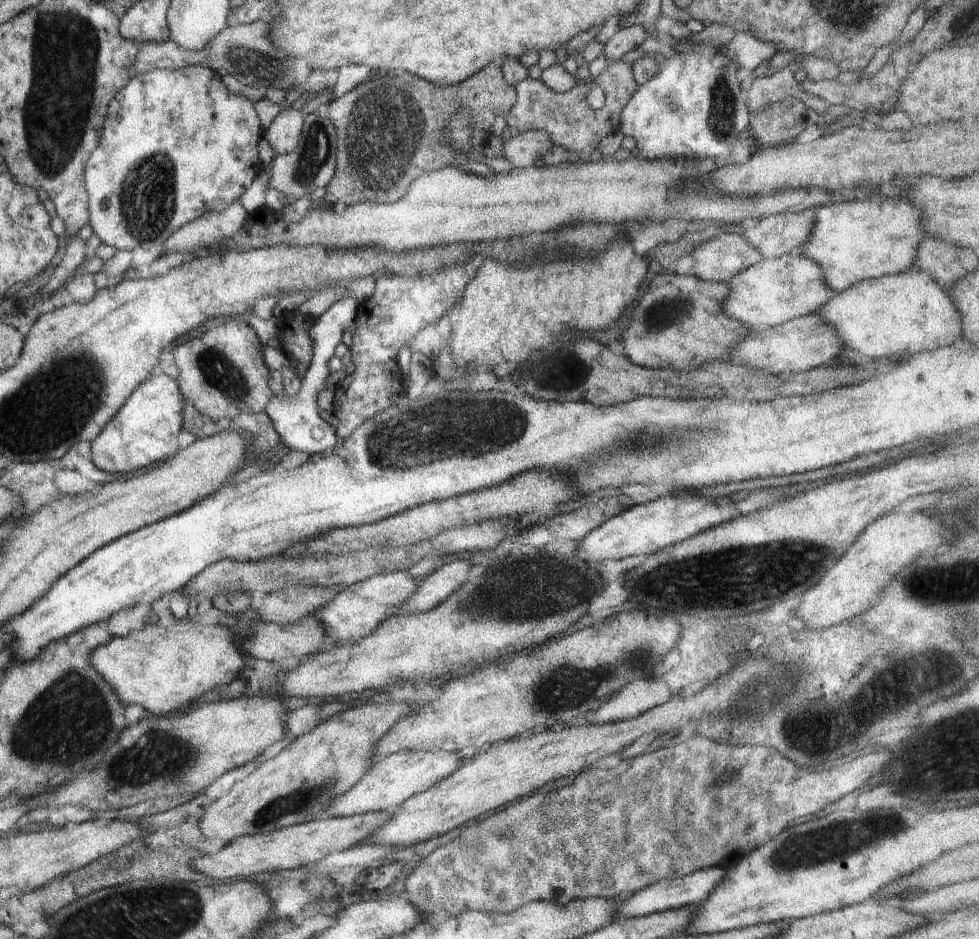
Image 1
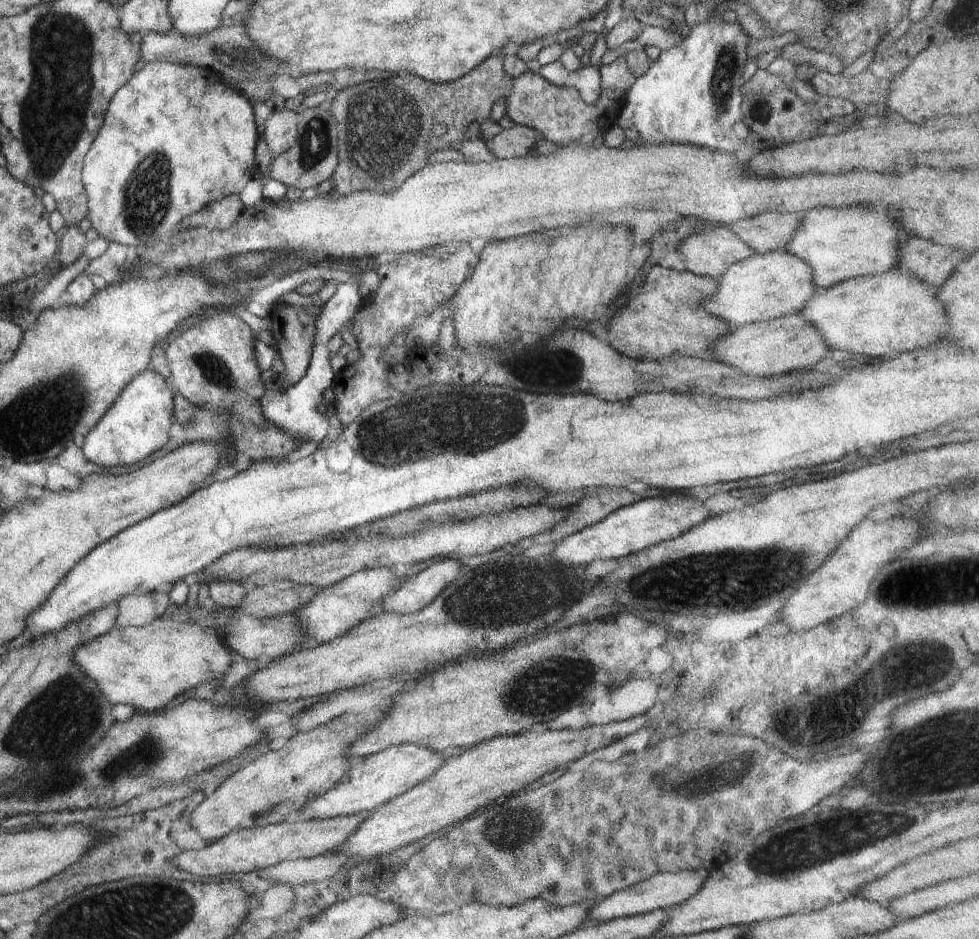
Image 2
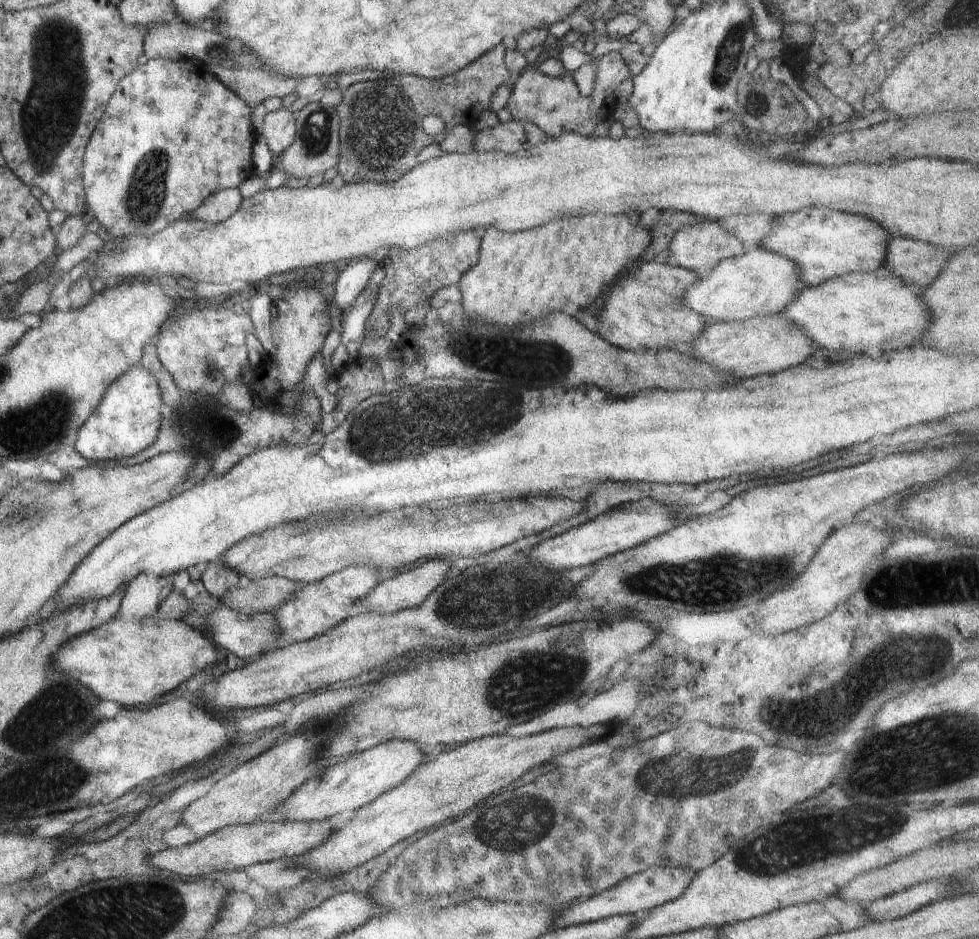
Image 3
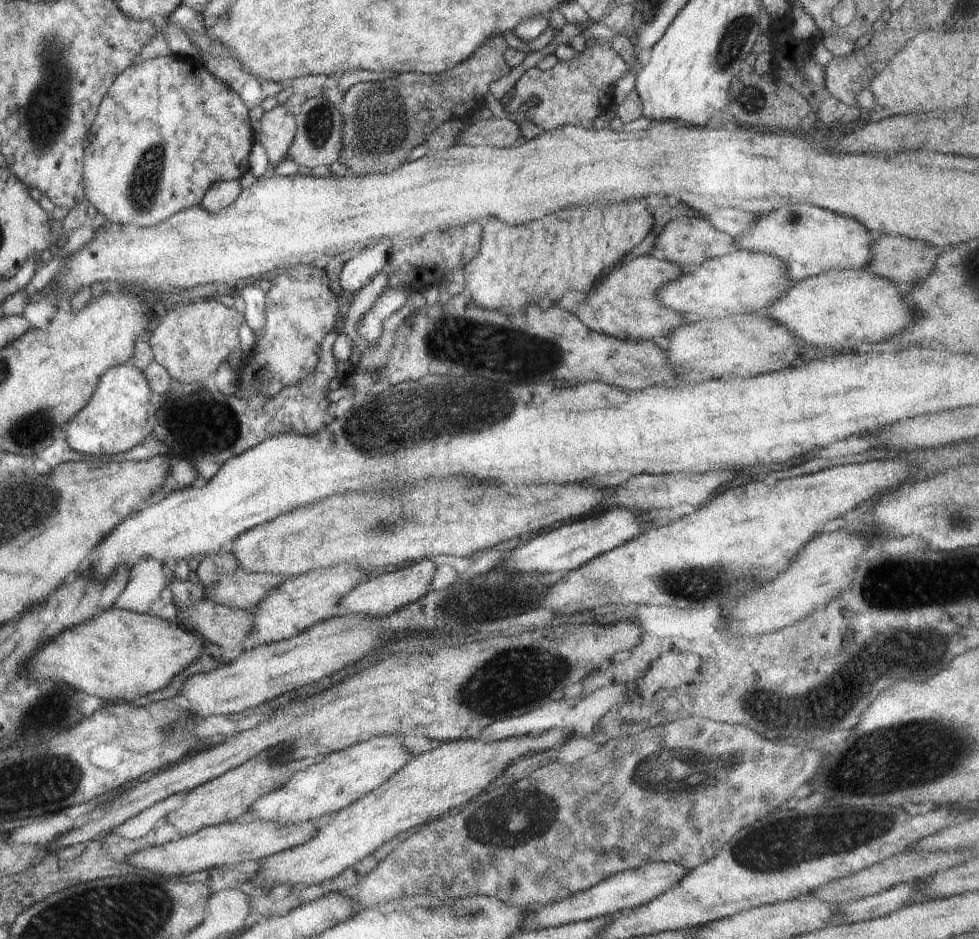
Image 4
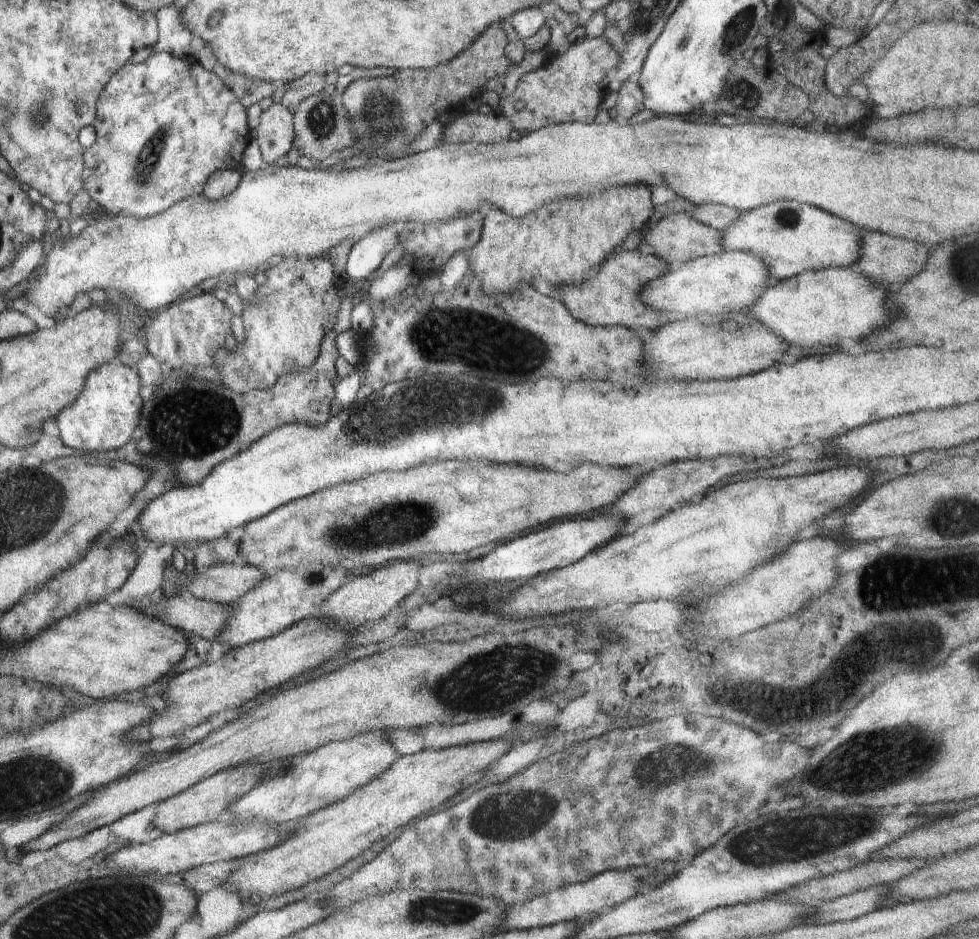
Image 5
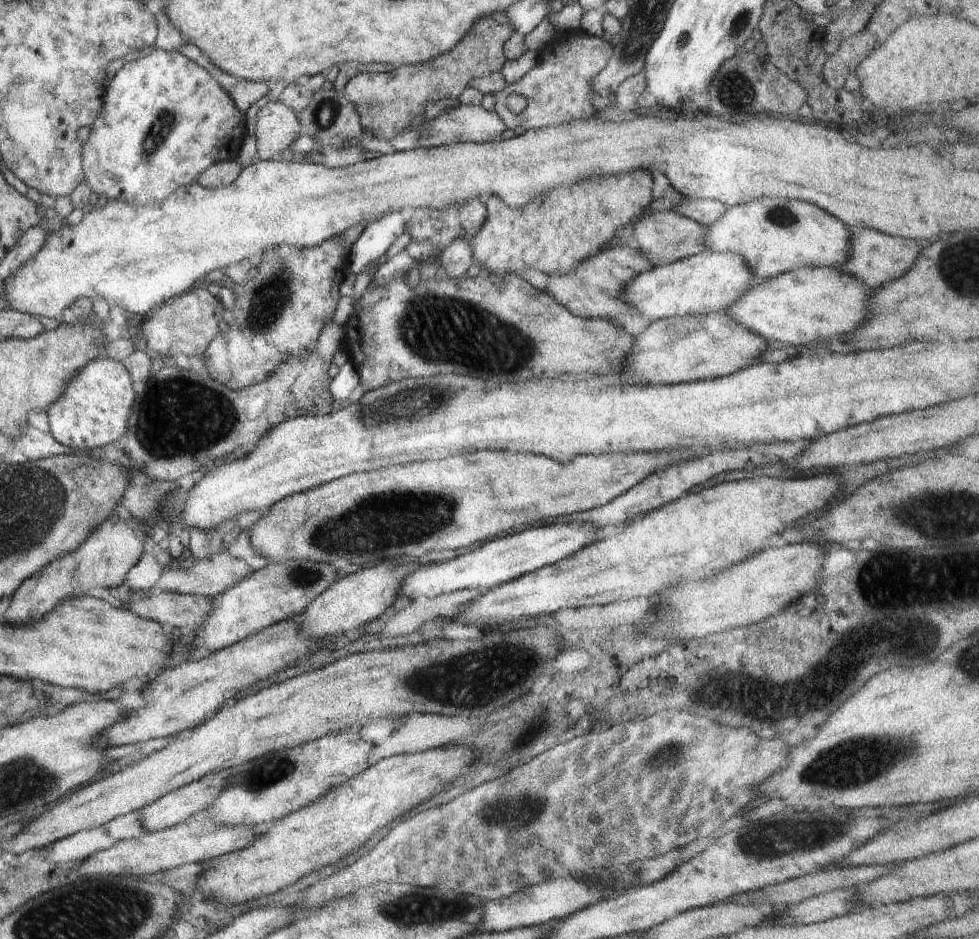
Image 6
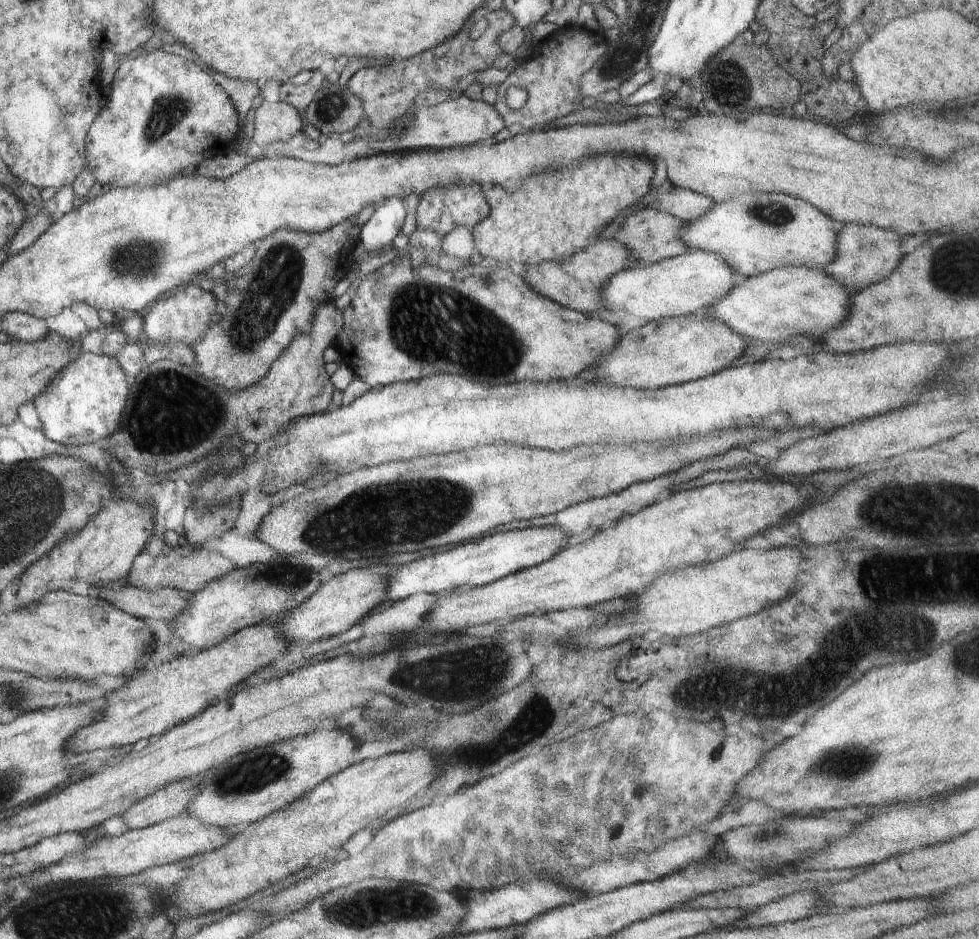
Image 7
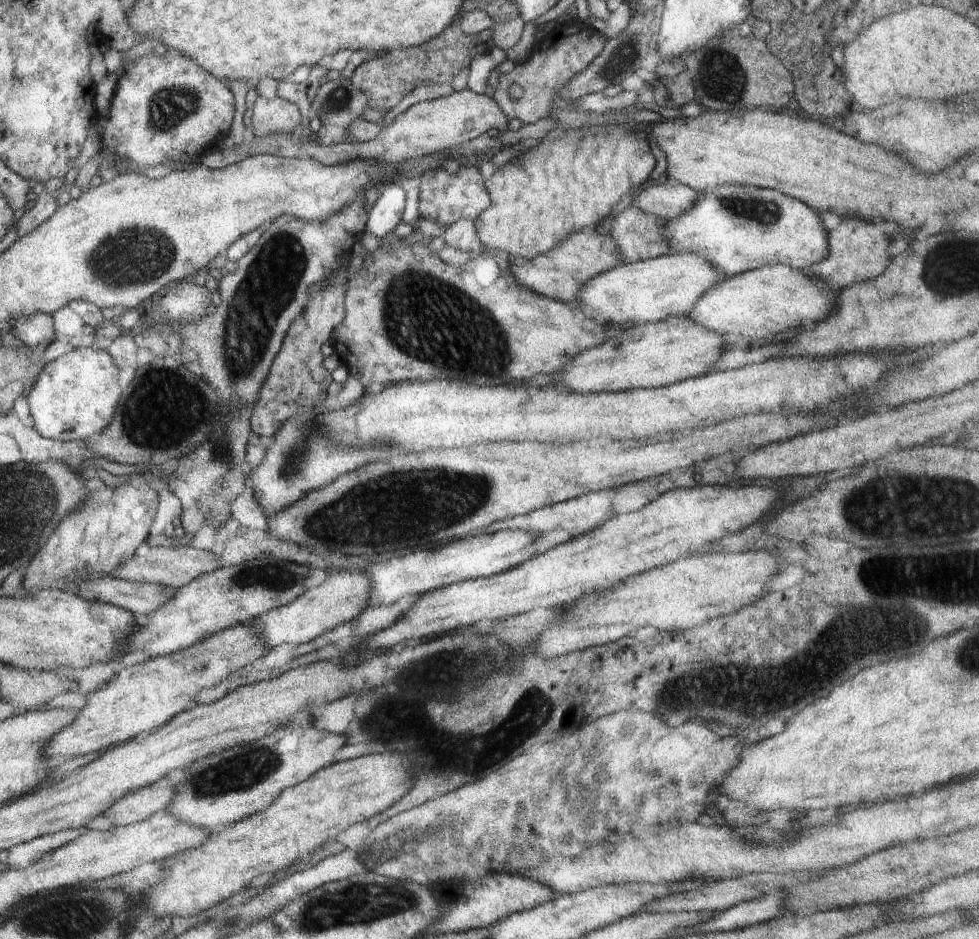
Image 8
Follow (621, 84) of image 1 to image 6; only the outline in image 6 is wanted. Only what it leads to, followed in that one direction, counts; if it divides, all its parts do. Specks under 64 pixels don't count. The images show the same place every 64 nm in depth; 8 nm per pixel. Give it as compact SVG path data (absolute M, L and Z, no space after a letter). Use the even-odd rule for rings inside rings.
M576 30L560 34L552 46L548 45L537 60L537 66L520 80L506 82L504 89L495 93L495 113L510 130L518 126L524 130L541 129L550 125L561 125L578 119L587 121L594 118L596 112L592 99L596 96L593 78L609 61L613 48L603 37L588 36ZM546 55L546 56L545 56ZM510 94L520 94L528 100L526 108L520 113L512 113L506 107L506 98Z

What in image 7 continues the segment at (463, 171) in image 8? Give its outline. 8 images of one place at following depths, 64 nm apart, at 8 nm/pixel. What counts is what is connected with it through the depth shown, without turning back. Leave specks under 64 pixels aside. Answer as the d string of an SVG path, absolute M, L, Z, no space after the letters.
M459 185L458 187L448 187L442 191L429 189L419 198L417 213L415 214L417 227L422 228L422 230L434 230L442 238L458 227L466 227L472 230L490 214L490 207L482 190L483 188L477 185L470 187Z

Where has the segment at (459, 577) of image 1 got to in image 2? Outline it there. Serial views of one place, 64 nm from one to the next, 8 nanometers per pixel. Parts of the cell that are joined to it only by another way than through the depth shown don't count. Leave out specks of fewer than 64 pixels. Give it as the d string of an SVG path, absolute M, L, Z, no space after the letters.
M442 560L414 576L406 576L400 586L380 602L381 611L392 614L414 614L426 608L442 590L459 581L460 562Z

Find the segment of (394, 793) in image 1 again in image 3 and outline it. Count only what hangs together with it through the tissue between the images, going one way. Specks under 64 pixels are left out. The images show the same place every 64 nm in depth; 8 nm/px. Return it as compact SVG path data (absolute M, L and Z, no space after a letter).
M386 741L355 754L350 760L327 766L322 779L312 779L304 783L283 805L279 805L276 816L273 817L300 822L341 819L399 787L418 767L427 762L427 758L430 755L418 748L414 741Z

